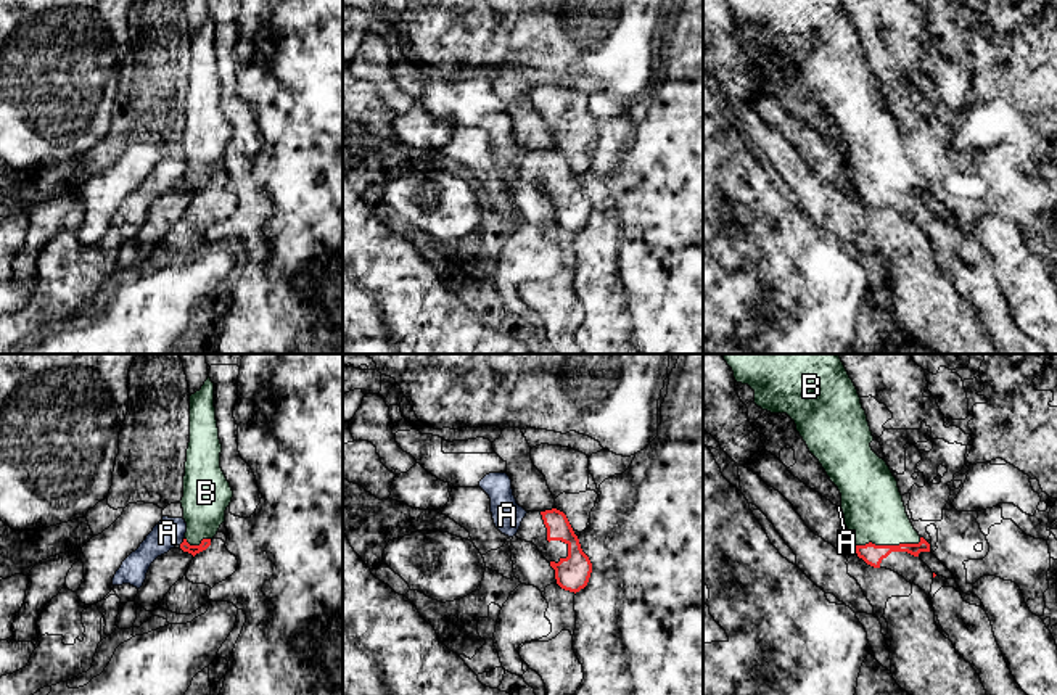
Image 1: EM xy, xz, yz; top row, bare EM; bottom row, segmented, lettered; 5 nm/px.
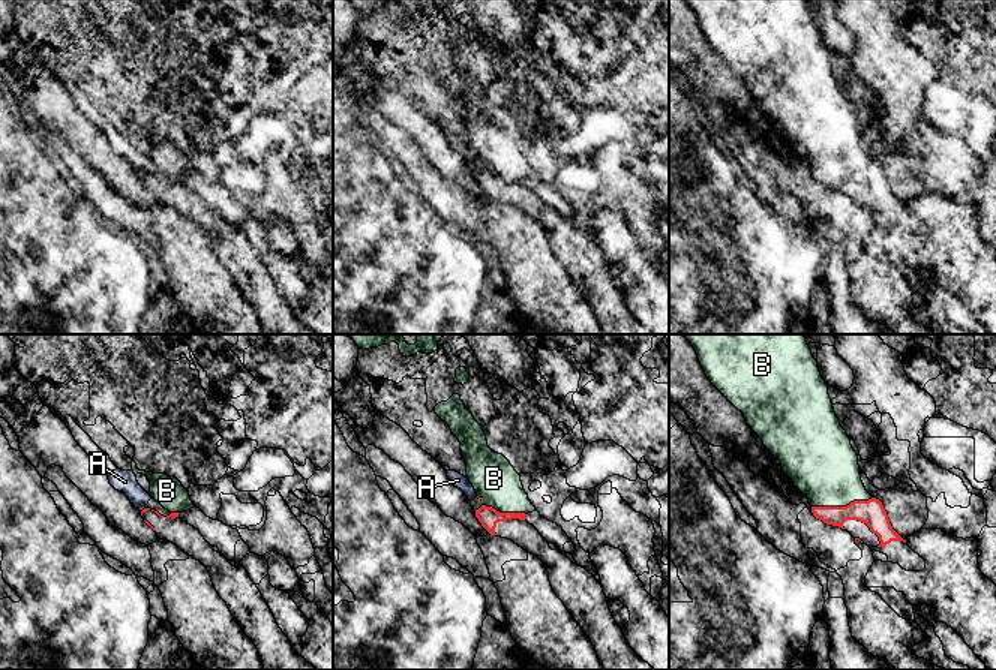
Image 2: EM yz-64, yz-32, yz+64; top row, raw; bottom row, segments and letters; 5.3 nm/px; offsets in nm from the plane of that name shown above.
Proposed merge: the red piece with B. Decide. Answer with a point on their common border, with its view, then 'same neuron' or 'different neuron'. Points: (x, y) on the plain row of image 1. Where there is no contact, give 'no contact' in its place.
meets red in yz at (888, 185); same neuron

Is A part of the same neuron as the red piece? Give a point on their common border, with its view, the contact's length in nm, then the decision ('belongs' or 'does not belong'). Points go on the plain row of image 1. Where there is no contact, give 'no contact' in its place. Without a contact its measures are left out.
xy (182, 182) | 40 nm | does not belong

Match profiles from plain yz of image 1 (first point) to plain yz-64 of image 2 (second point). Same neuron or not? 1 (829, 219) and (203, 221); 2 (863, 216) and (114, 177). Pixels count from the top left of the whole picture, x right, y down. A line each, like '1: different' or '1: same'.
1: different
2: different

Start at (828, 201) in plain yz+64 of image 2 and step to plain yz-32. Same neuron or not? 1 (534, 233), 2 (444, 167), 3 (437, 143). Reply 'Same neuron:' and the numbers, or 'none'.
Same neuron: 1

